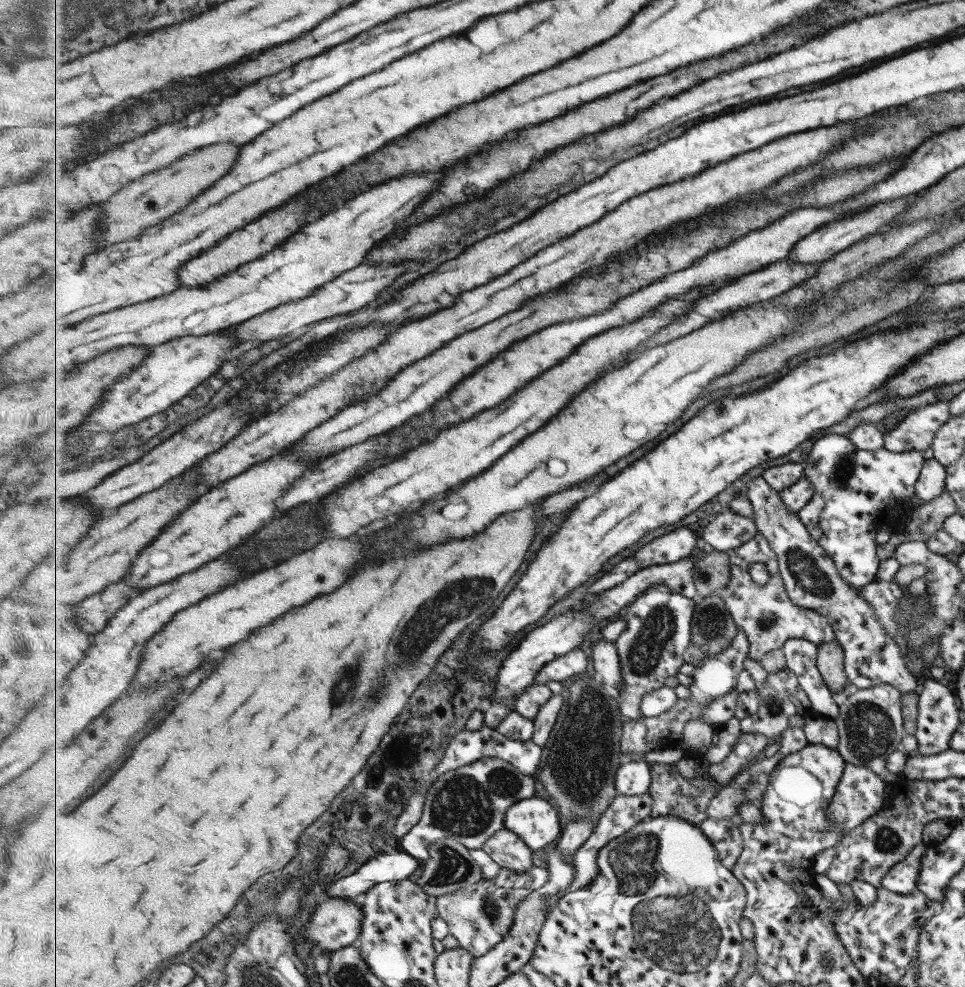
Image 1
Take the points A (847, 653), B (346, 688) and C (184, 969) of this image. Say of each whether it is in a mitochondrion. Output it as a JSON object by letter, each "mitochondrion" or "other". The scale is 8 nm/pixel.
{"A":"other","B":"mitochondrion","C":"other"}

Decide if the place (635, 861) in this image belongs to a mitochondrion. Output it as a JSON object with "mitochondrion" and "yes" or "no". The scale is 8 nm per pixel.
{"mitochondrion":"yes"}

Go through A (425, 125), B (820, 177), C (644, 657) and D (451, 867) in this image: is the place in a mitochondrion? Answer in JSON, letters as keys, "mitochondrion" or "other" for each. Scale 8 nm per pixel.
{"A":"other","B":"other","C":"mitochondrion","D":"mitochondrion"}

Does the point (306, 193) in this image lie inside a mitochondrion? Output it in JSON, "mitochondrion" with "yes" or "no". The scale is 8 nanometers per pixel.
{"mitochondrion":"no"}

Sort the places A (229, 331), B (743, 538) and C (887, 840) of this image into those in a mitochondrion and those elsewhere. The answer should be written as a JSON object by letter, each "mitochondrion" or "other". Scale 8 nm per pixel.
{"A":"other","B":"other","C":"mitochondrion"}

